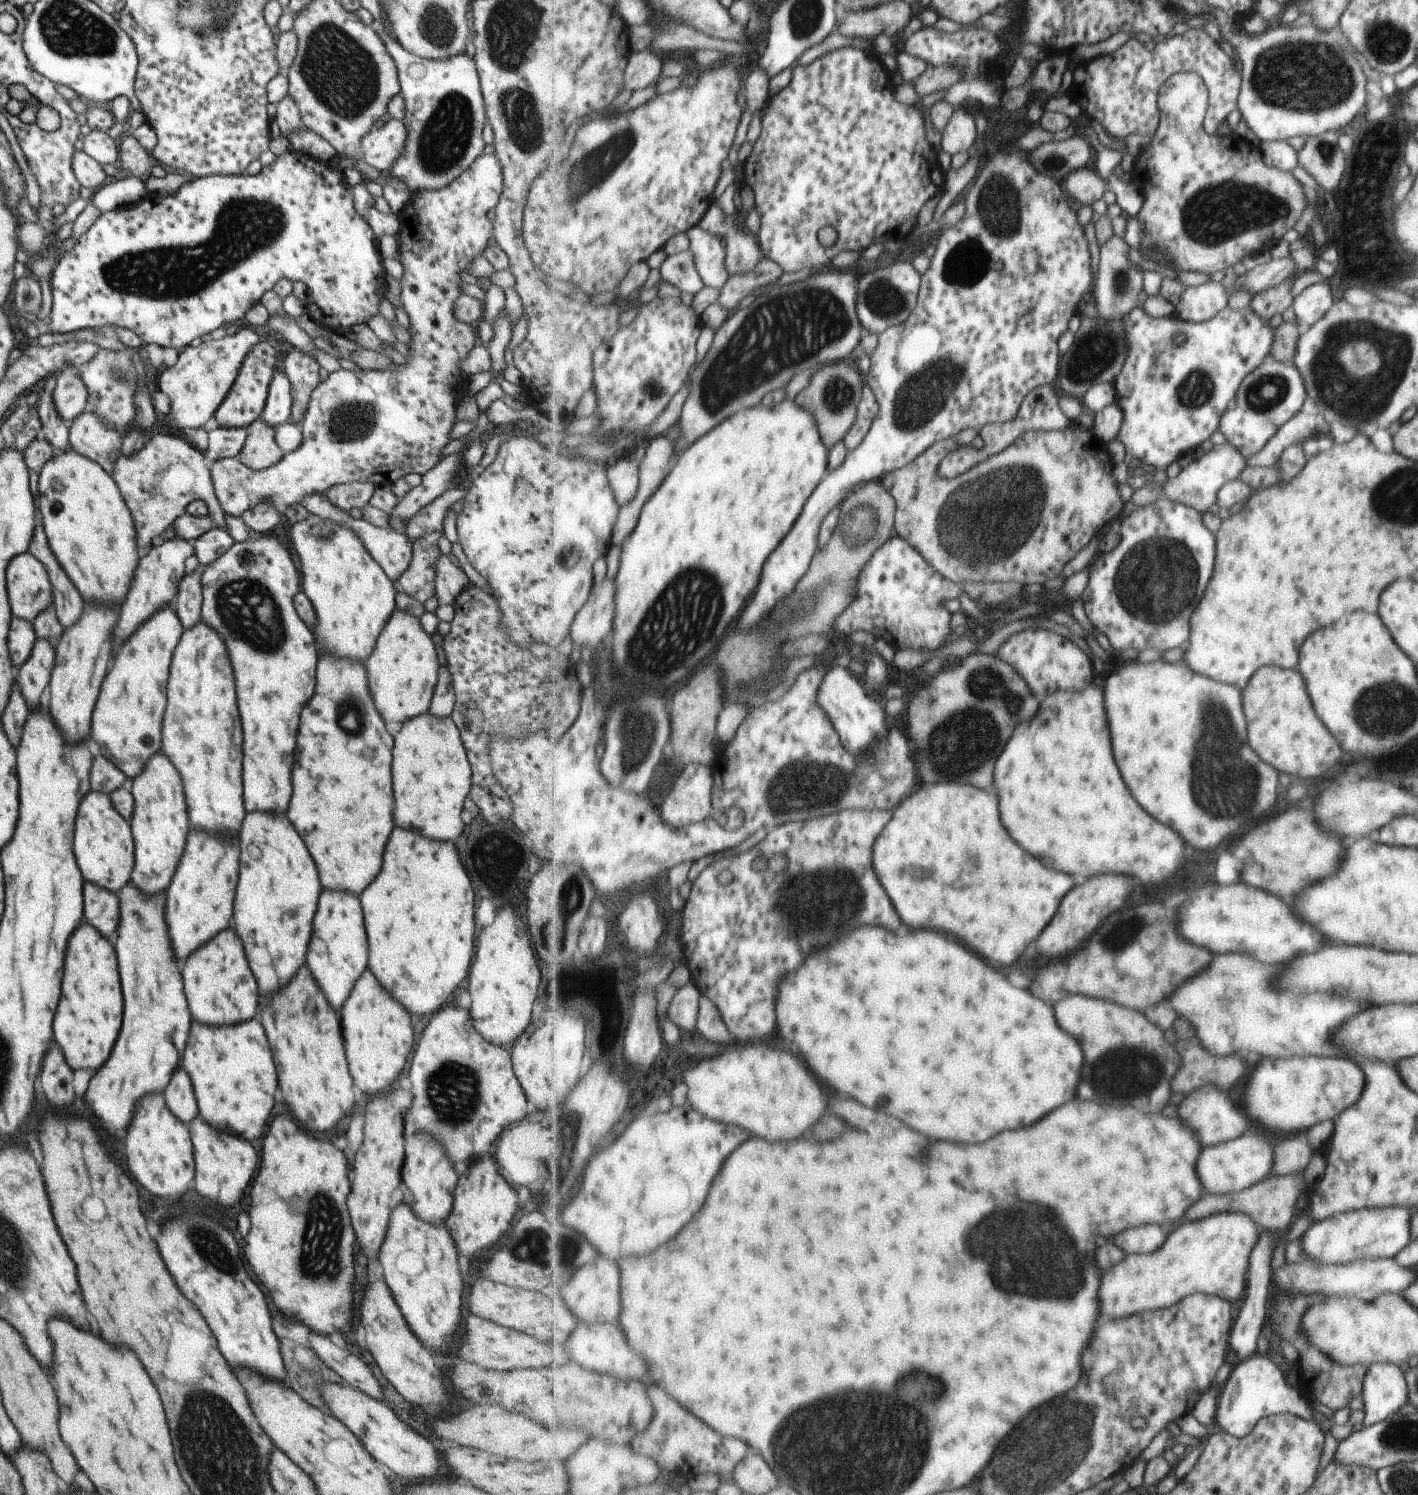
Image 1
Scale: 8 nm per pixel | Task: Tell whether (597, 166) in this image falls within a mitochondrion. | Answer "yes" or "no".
yes

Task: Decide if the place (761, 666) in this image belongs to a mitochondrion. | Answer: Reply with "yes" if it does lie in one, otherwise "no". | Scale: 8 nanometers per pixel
yes

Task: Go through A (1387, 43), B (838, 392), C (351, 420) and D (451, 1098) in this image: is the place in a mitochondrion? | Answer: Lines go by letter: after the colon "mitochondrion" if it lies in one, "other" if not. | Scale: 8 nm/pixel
A: mitochondrion
B: mitochondrion
C: mitochondrion
D: mitochondrion

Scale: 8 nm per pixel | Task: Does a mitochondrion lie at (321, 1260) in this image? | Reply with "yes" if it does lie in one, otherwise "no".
yes

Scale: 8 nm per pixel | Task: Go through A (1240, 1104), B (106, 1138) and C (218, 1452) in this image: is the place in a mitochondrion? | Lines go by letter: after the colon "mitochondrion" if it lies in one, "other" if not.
A: other
B: other
C: mitochondrion

